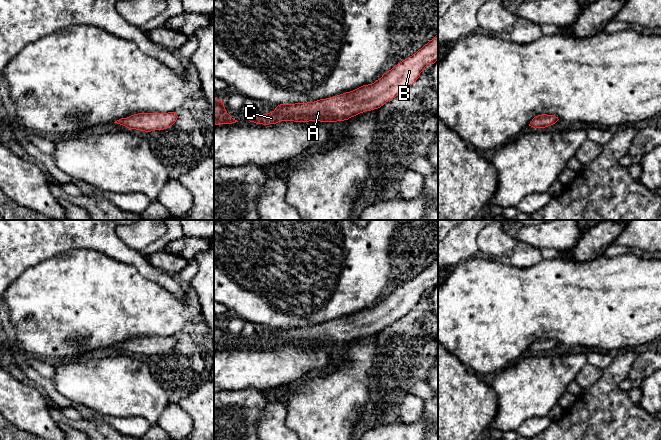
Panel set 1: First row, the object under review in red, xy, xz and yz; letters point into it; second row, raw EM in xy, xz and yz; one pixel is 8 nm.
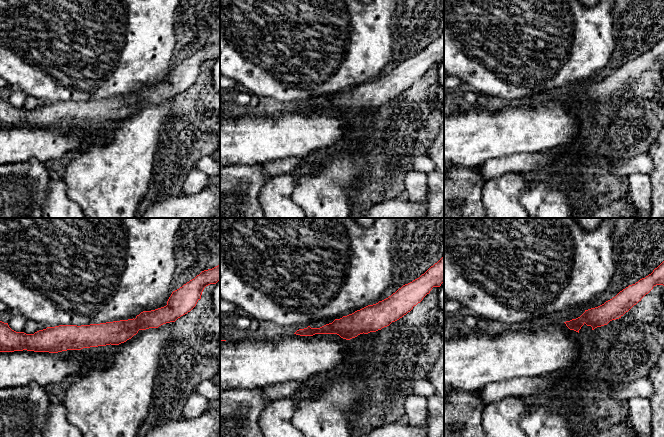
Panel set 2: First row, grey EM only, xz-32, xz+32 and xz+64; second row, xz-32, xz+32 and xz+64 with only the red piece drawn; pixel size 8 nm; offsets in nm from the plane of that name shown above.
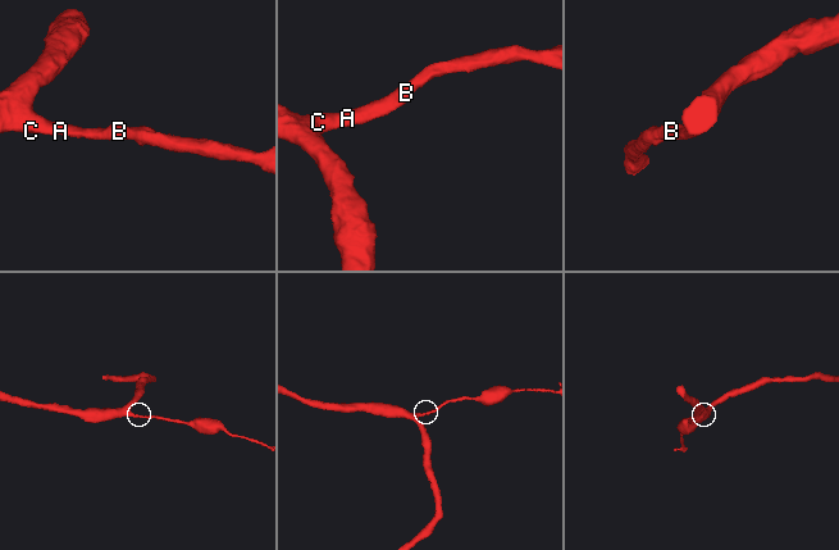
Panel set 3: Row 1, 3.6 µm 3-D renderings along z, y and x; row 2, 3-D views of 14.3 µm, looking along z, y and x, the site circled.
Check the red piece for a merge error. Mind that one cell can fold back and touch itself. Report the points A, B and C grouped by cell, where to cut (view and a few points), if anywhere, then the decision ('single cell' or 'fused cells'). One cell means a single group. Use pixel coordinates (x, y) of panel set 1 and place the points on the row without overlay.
A B C; no cut; single cell

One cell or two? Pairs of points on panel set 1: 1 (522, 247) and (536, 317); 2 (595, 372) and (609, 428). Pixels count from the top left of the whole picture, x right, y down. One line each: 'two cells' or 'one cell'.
1: two cells
2: two cells

